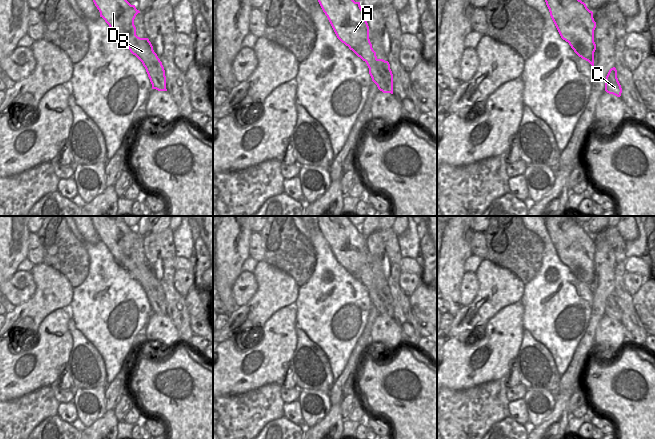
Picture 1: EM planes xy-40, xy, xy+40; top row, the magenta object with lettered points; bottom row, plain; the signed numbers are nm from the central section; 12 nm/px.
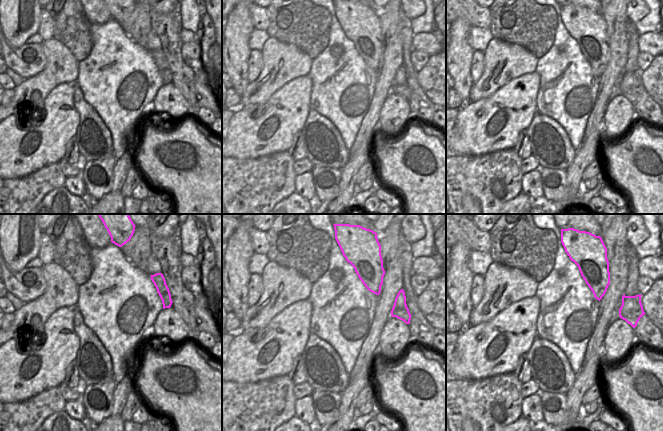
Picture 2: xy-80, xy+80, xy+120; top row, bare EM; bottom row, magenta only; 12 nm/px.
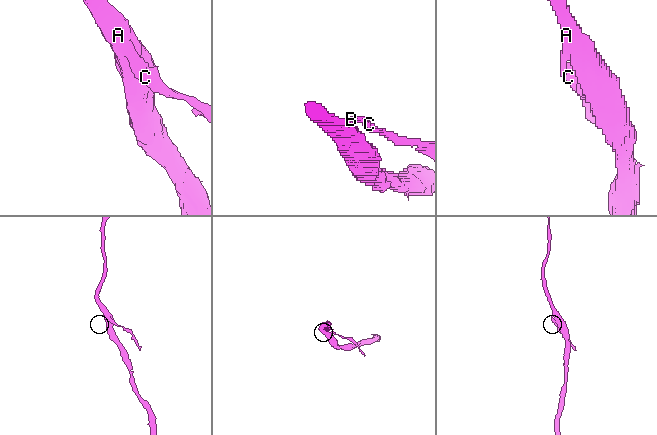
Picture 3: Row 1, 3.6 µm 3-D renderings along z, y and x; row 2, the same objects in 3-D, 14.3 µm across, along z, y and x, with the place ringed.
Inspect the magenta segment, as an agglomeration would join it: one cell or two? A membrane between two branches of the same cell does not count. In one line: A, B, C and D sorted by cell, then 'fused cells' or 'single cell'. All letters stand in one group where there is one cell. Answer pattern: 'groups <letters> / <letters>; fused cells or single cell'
groups A D / B C; fused cells

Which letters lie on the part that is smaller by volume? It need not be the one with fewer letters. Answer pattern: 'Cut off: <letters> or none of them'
Cut off: B, C

